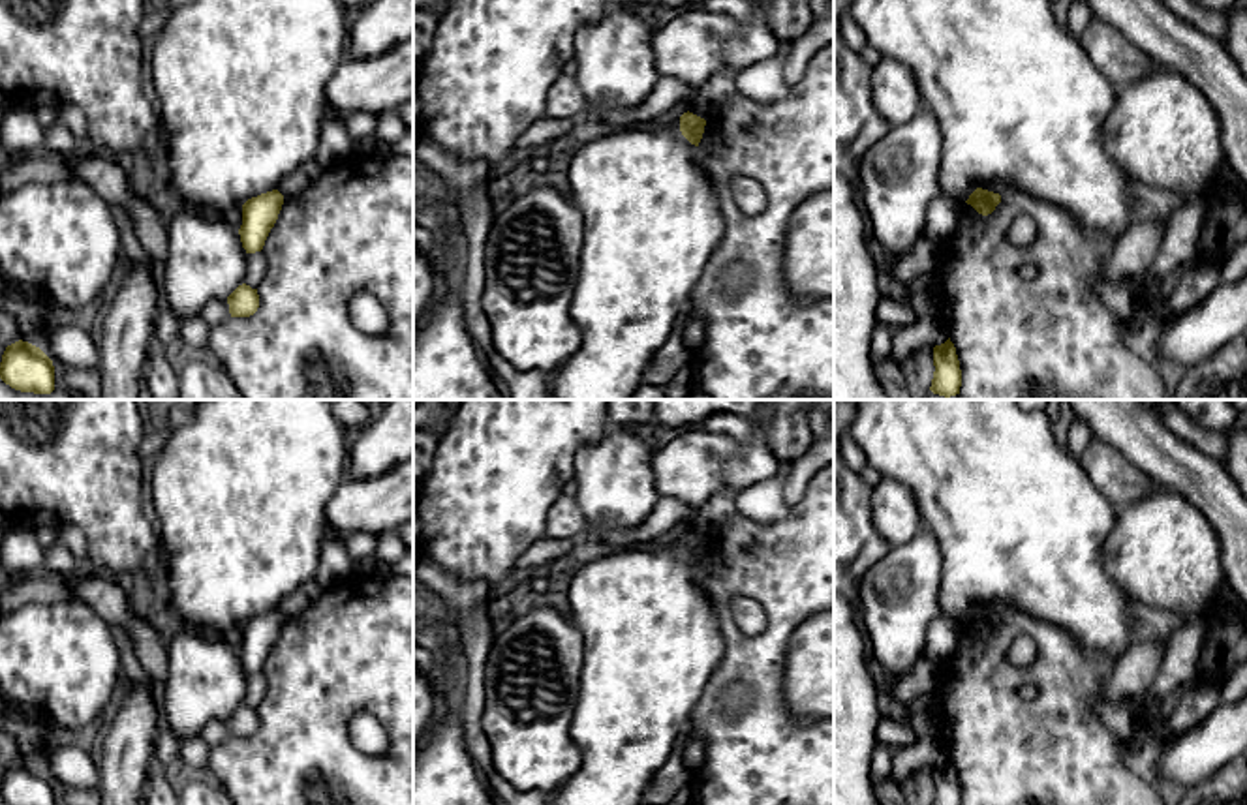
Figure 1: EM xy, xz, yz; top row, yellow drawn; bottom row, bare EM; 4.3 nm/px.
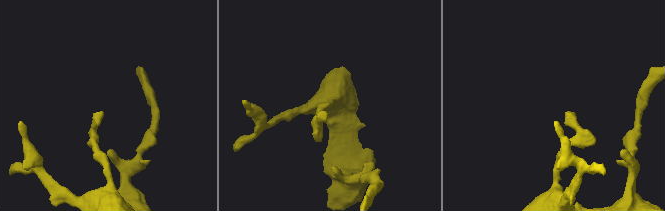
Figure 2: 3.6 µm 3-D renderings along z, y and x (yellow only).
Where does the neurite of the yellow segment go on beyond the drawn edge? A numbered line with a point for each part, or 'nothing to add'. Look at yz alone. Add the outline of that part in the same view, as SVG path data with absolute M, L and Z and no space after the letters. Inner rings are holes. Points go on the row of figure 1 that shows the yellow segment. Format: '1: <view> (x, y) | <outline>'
nothing to add

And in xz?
nothing to add

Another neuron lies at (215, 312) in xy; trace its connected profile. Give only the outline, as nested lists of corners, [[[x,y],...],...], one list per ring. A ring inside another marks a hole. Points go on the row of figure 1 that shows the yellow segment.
[[[214,298],[207,302],[197,317],[208,323],[210,327],[218,327],[227,317],[231,317],[227,298]]]

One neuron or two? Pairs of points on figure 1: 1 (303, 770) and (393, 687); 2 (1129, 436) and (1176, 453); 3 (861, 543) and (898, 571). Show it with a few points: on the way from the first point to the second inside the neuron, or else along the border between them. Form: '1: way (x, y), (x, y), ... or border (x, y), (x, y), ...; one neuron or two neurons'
1: way (310, 742), (365, 687); one neuron
2: way (1140, 436), (1159, 453), (1165, 453); one neuron
3: border (892, 546), (866, 573), (859, 595); two neurons

